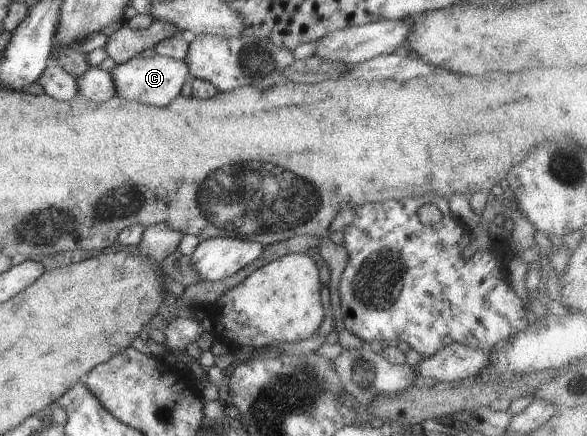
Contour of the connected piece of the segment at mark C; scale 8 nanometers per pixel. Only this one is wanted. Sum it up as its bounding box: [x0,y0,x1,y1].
[109,54,189,107]

